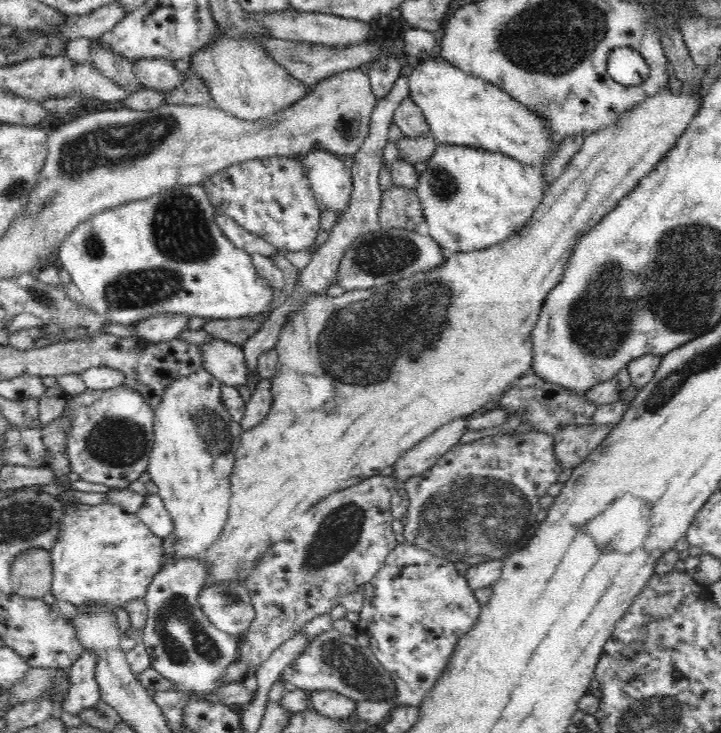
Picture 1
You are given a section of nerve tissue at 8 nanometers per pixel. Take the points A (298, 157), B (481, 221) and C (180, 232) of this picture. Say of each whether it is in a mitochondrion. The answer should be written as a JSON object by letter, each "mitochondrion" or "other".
{"A":"other","B":"other","C":"mitochondrion"}

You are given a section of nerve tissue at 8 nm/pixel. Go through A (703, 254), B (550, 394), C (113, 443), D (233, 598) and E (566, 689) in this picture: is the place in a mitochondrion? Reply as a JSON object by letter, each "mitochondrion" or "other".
{"A":"mitochondrion","B":"other","C":"mitochondrion","D":"mitochondrion","E":"other"}

